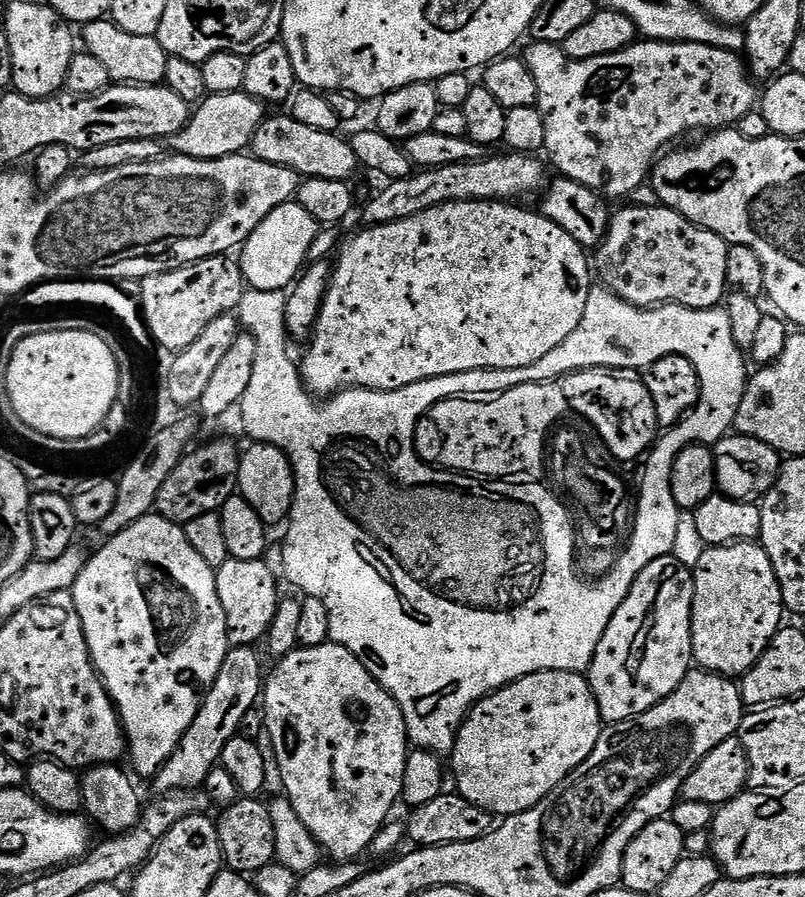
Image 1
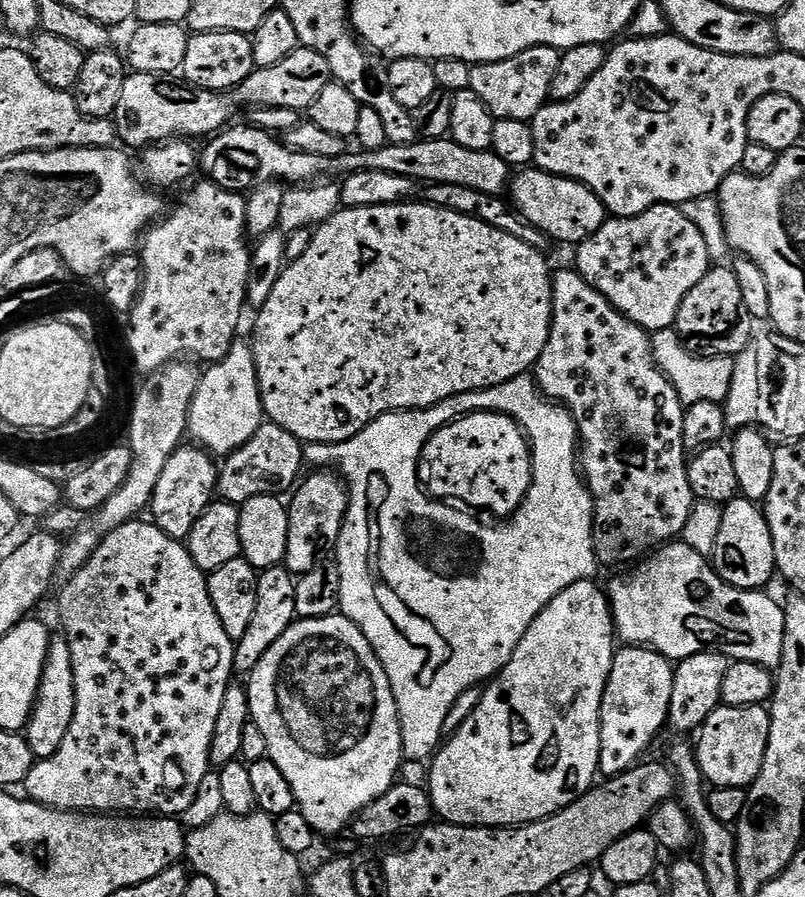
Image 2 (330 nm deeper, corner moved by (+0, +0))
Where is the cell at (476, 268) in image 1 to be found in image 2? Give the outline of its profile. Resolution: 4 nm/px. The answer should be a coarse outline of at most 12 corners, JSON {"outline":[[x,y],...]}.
{"outline":[[344,208],[255,313],[271,423],[340,444],[531,373],[545,253]]}

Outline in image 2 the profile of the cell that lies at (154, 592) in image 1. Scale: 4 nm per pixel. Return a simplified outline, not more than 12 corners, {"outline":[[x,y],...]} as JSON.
{"outline":[[137,518],[67,577],[74,718],[22,788],[183,817],[236,645]]}

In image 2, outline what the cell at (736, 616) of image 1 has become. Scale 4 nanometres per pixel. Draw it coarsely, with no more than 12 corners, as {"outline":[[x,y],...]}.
{"outline":[[723,505],[710,557],[725,582],[767,589],[777,575],[761,505]]}

